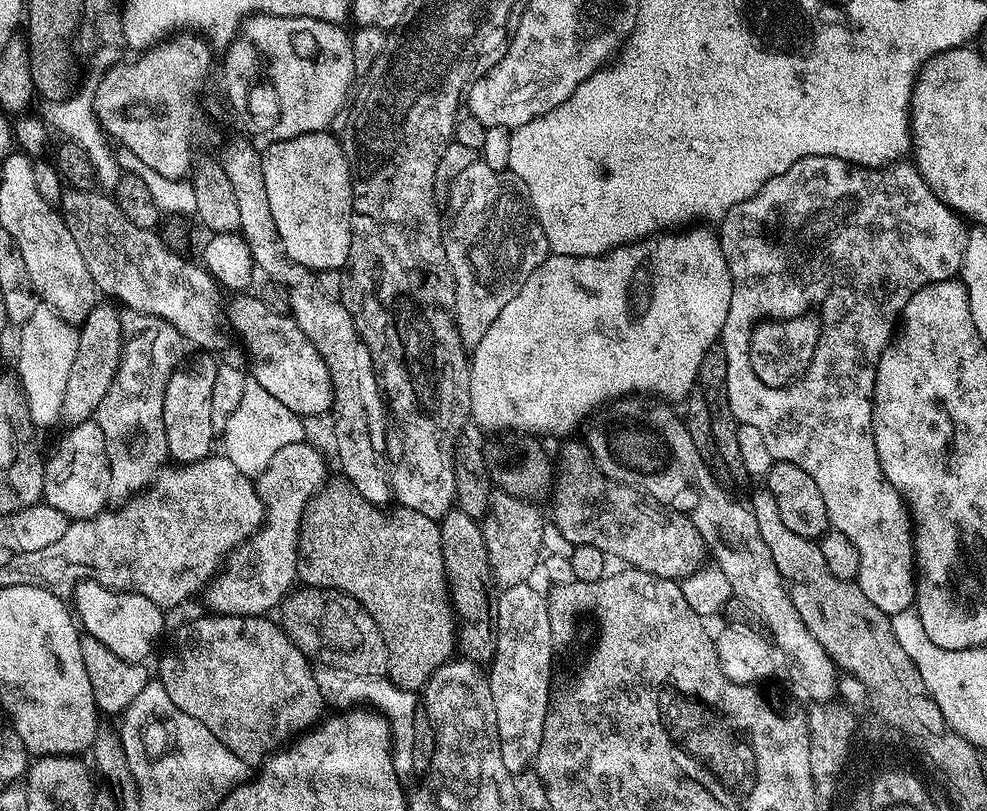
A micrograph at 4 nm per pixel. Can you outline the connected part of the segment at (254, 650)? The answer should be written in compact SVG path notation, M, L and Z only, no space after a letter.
M207 615L200 616L197 620L186 621L173 634L172 645L160 660L158 678L166 694L170 694L170 702L174 702L174 706L178 706L182 714L198 718L198 722L202 722L202 726L206 726L206 730L210 730L210 734L214 734L214 738L222 742L222 746L238 754L242 762L249 766L259 765L265 757L277 751L289 737L307 729L317 719L318 693L313 667L308 657L301 654L298 646L294 646L283 627L277 621L275 624L274 621L268 620L272 618L267 615Z

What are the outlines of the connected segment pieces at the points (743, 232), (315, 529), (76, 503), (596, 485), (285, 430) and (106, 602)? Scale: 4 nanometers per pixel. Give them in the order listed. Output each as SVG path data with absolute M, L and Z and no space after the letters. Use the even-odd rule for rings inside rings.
M807 156L798 162L794 162L794 166L790 166L790 170L786 170L782 174L778 174L774 178L767 180L767 182L760 187L760 191L755 192L749 200L735 204L718 224L718 235L720 237L720 245L722 246L722 254L726 258L728 269L730 270L730 278L732 279L730 310L726 314L726 322L724 323L722 333L722 343L726 350L726 386L728 387L728 397L730 398L730 411L736 415L736 419L740 424L754 426L761 432L762 439L766 441L766 447L770 450L773 461L785 460L786 462L790 462L794 466L806 470L806 474L810 474L810 478L814 478L814 482L818 485L818 490L822 490L822 502L826 502L826 514L828 515L829 525L831 525L835 531L846 534L846 538L850 538L850 542L854 542L854 546L858 546L858 554L860 555L858 583L862 594L866 594L866 598L870 598L870 602L874 602L874 606L878 606L878 610L882 610L888 617L915 605L918 569L916 566L916 549L914 547L914 525L908 511L908 505L905 504L904 499L898 494L898 490L894 490L894 486L890 486L890 482L878 462L878 450L874 442L874 434L872 433L872 399L874 398L874 388L876 386L876 371L878 370L878 362L882 358L882 354L888 349L889 344L893 343L894 333L897 331L898 321L903 317L906 302L910 302L910 298L914 298L914 294L918 294L918 290L922 290L927 284L951 280L959 273L962 262L964 261L964 251L968 245L968 228L962 221L964 220L961 219L957 213L953 212L943 200L940 200L932 193L928 183L921 178L920 172L911 163L898 162L893 166L885 166L882 168L861 168L855 164L846 163L842 158L834 158L833 156Z
M329 483L321 488L306 506L304 517L300 523L300 545L296 551L296 574L299 583L310 588L332 588L336 592L345 592L347 596L353 596L368 611L370 618L374 618L374 622L386 642L386 650L388 651L387 679L391 680L393 684L397 684L402 690L419 693L423 689L424 683L434 674L434 670L453 659L458 648L458 613L448 591L448 575L442 562L442 538L440 537L439 523L426 518L426 514L418 514L414 510L402 507L397 507L393 516L386 516L381 507L366 502L362 498L362 494L358 494L352 489L351 484L339 483Z
M95 419L81 420L56 444L44 461L43 503L67 516L69 521L99 516L110 504L110 466L106 458L106 438Z
M568 440L561 446L560 457L554 460L554 479L550 484L550 524L560 531L562 539L569 540L572 546L594 546L609 557L624 560L620 562L629 568L677 582L705 567L704 539L698 534L691 515L657 504L635 488L607 480L596 469L587 447L576 440Z
M245 379L242 402L238 402L234 414L230 414L230 422L226 422L222 433L223 455L228 456L230 462L234 462L234 466L238 466L238 470L242 470L242 474L258 478L266 470L266 466L270 466L270 462L274 462L274 454L278 454L278 450L282 450L282 446L299 444L305 439L304 424L305 421L290 410L286 410L286 406L282 406L282 402L278 402L278 398L273 398L266 390L262 390L262 386L258 386L256 380Z
M84 578L75 585L74 597L76 596L76 608L74 604L74 616L78 621L79 627L87 635L92 636L106 650L112 650L118 658L131 662L147 661L147 656L151 654L152 647L156 644L156 639L164 632L165 609L158 607L150 598L146 598L137 592L119 592L116 588L108 587L107 583L101 582L96 578Z

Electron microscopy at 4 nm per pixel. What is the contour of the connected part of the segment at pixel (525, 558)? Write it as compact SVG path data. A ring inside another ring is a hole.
M493 491L492 505L482 521L482 527L486 538L486 554L490 558L492 578L497 585L509 588L515 584L523 584L529 579L528 575L533 572L535 566L537 569L540 560L538 551L541 550L544 540L544 524L546 528L545 517L544 520L540 517L539 510L532 505L532 502L519 496L512 496L509 492Z

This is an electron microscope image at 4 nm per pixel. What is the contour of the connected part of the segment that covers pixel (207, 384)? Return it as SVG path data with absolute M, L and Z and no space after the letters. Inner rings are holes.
M196 350L192 353L185 355L174 370L174 374L170 374L170 382L166 382L164 399L168 455L180 466L194 464L213 455L212 439L217 439L218 436L210 422L210 394L214 391L214 374L218 360L215 360L217 357L208 351Z

